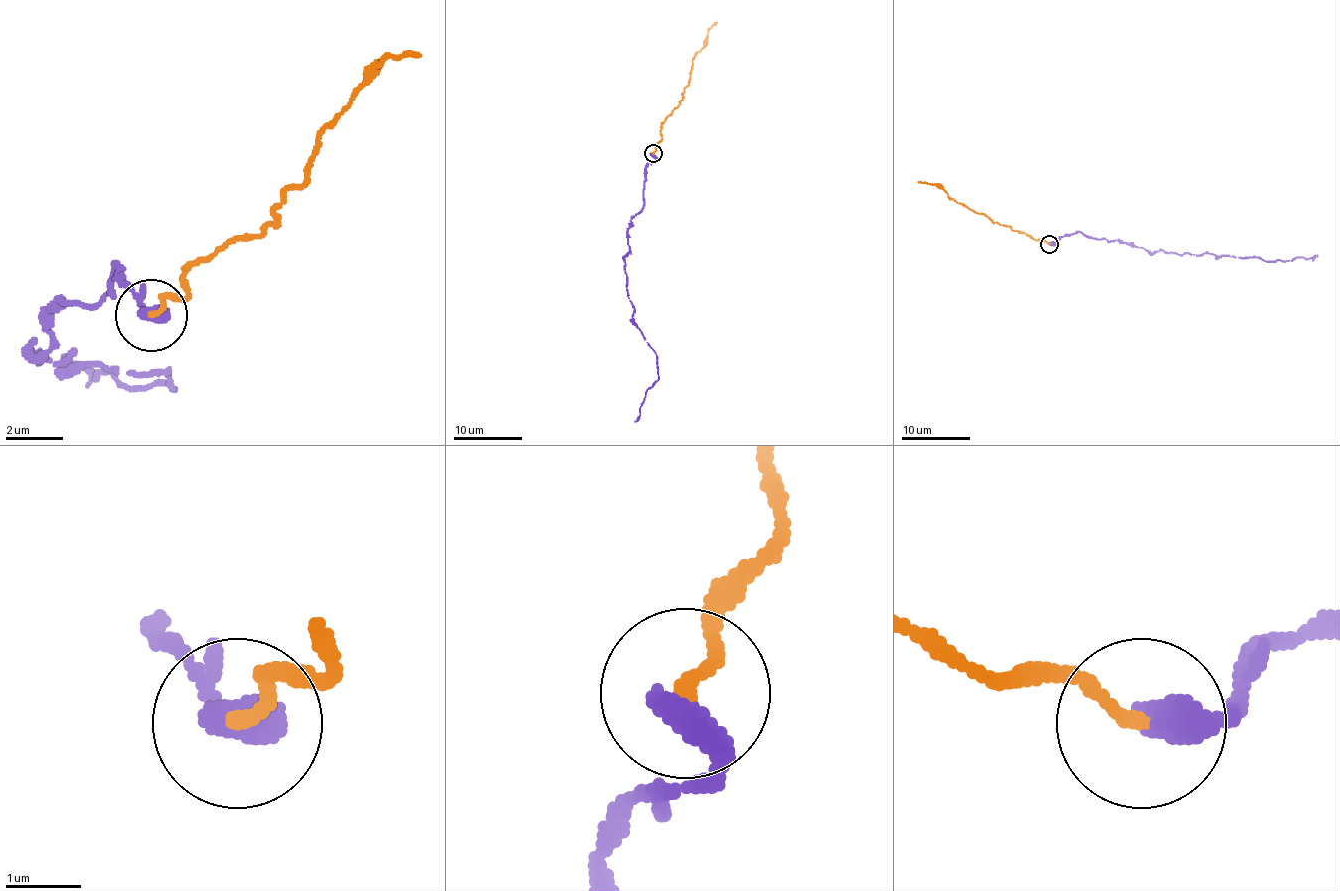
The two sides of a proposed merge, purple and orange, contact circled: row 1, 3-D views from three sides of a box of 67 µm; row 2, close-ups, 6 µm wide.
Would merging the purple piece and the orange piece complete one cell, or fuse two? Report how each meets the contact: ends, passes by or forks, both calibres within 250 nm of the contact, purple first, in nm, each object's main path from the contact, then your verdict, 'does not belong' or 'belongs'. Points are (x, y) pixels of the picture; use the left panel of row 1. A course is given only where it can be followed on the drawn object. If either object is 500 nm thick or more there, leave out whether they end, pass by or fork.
purple ends there; orange ends there; 480 nm thick on the purple side, 190 nm on the other; purple runs (153, 317), (117, 267), (110, 295), (59, 303), (45, 353), (31, 346), (175, 389), (124, 389), (74, 360); orange runs (153, 317), (167, 295), (189, 295), (189, 267), (276, 223), (319, 137), (384, 65), (420, 50); belongs

